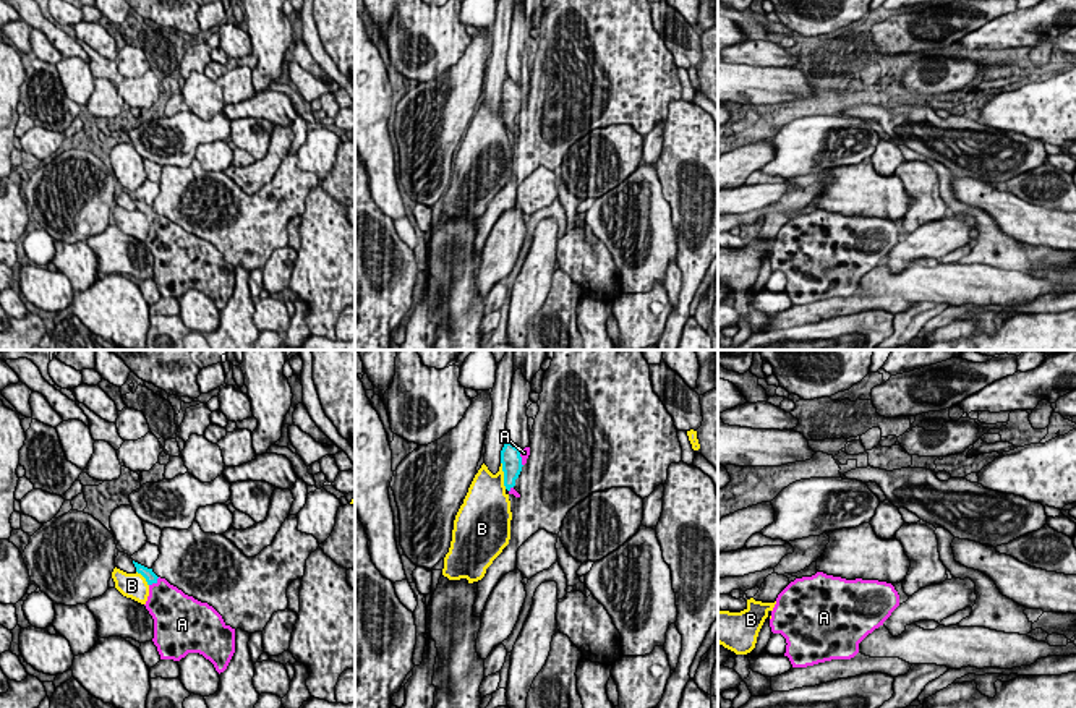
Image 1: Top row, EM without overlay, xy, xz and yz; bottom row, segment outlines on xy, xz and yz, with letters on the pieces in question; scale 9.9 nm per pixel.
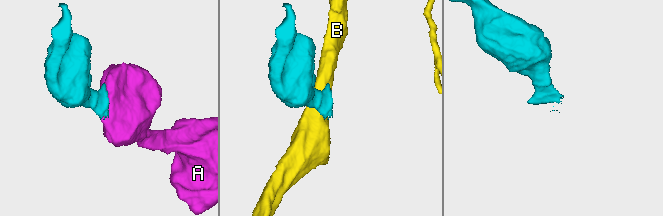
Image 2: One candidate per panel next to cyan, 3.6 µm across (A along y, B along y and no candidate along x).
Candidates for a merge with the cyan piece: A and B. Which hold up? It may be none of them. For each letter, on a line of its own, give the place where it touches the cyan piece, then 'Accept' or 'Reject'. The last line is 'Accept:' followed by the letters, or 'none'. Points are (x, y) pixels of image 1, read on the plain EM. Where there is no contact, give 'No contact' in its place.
A: Touches cyan at xy (154, 219). Accept
B: Touches cyan at xz (504, 112). Reject
Accept: A

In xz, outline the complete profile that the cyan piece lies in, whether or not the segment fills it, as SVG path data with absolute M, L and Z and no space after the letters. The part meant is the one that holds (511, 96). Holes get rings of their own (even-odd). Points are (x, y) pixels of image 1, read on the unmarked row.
M510 78L504 81L501 87L501 100L504 109L504 123L509 131L520 134L520 131L514 126L515 117L519 115L522 104L527 100L530 92L530 84L519 86Z

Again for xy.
M133 201L149 222L144 243L154 256L152 279L160 296L180 298L188 290L199 290L224 309L235 290L235 266L207 240L185 232L152 206Z

